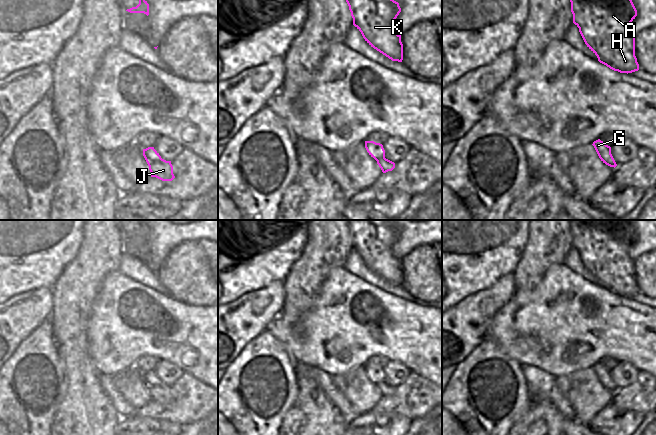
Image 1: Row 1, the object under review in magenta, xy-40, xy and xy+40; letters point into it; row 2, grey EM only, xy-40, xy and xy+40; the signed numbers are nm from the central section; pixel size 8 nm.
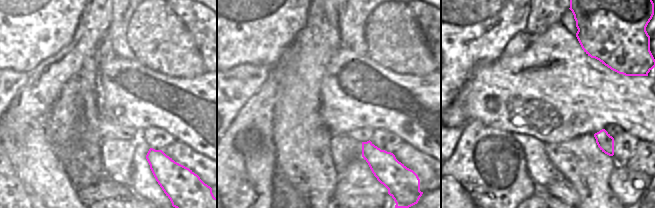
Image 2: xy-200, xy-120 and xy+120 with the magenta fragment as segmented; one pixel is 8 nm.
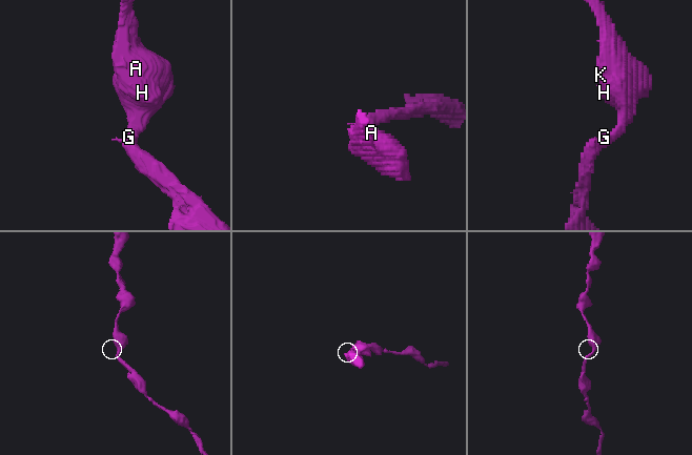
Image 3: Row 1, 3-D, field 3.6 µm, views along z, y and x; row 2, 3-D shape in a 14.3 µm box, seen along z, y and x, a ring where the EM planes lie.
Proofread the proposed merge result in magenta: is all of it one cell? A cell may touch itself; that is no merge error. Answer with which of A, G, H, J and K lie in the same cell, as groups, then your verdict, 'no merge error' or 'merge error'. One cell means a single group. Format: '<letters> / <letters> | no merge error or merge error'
A G H J K | no merge error

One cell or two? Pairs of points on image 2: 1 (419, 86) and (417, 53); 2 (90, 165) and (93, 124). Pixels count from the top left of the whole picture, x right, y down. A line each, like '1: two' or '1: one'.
1: two
2: one

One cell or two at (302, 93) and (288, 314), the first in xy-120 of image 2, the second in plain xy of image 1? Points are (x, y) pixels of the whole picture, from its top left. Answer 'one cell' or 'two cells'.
one cell

